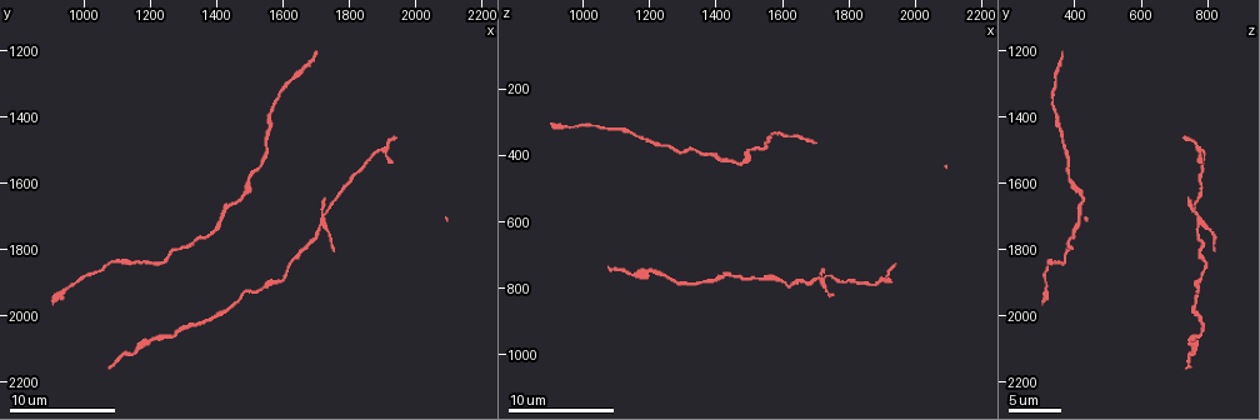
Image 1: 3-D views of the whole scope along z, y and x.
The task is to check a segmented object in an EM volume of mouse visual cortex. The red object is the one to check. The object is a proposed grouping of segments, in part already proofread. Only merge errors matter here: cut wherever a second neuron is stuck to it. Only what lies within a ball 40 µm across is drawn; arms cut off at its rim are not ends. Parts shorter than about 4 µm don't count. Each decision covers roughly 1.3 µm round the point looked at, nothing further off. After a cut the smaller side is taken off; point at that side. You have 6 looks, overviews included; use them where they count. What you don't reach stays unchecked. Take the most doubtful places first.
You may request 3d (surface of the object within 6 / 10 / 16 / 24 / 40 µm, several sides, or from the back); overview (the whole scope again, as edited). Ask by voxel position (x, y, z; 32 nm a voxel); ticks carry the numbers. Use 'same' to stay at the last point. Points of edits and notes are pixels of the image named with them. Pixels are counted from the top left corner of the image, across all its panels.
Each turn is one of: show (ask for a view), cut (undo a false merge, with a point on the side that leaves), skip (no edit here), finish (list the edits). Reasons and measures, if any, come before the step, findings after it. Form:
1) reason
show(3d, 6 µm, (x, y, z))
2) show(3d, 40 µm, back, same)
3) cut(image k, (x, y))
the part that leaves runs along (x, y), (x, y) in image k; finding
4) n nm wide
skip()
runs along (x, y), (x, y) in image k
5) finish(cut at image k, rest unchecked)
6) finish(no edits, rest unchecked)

thin neck
show(3d, 10 µm, (1710, 1750, 770))

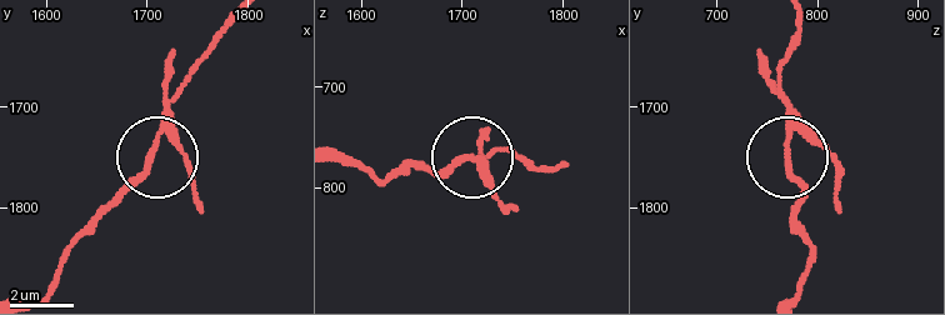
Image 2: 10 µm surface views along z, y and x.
show(3d, 10 µm, back, (1706, 1742, 768))

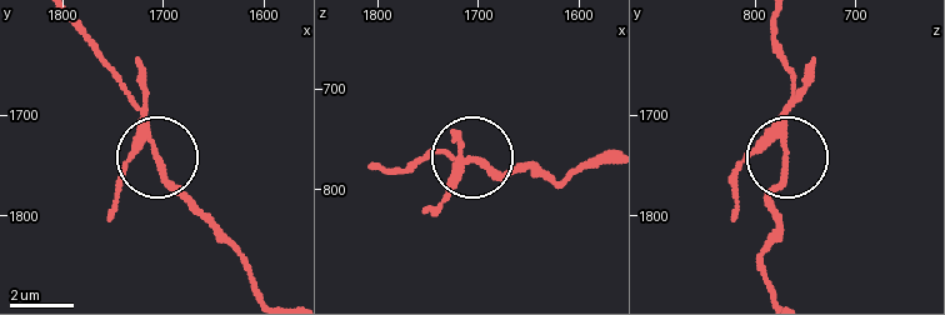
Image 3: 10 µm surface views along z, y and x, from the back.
3 arms
cut(image 3, (141, 84))
the part that leaves runs along (146, 125), (109, 216) in image 3; a second neuron is stuck on

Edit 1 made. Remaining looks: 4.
sudden change in width
show(3d, 10 µm, (1600, 1880, 770))

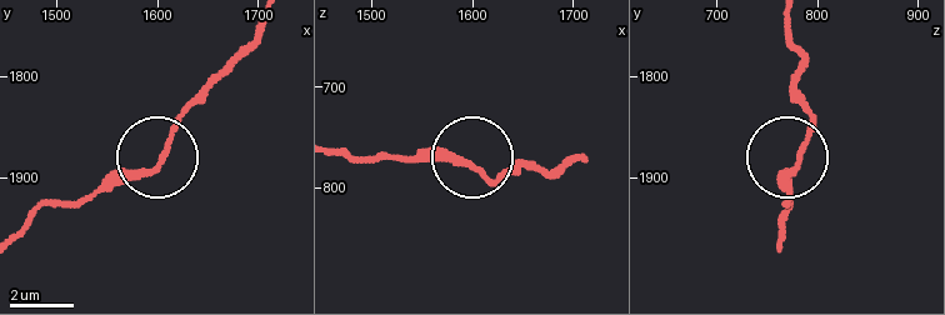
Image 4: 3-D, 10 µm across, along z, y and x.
other side
show(3d, 10 µm, back, (1604, 1886, 782))

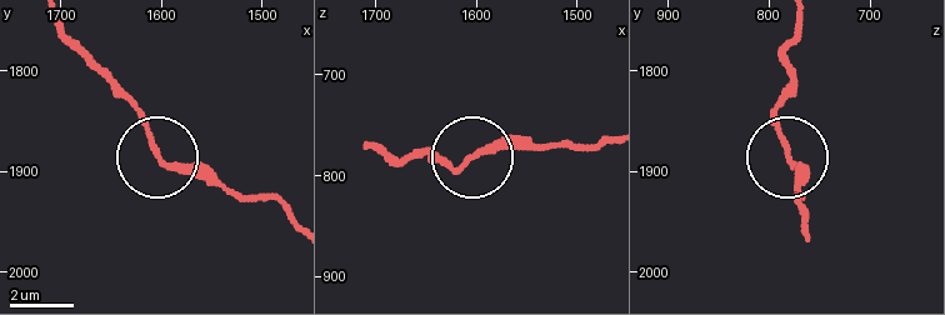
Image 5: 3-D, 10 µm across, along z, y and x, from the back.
skip()
runs along (368, 143), (461, 168), (488, 151), (566, 143) in image 5; all the same neuron

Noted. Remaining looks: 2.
show(3d, 10 µm, (1230, 2060, 750))

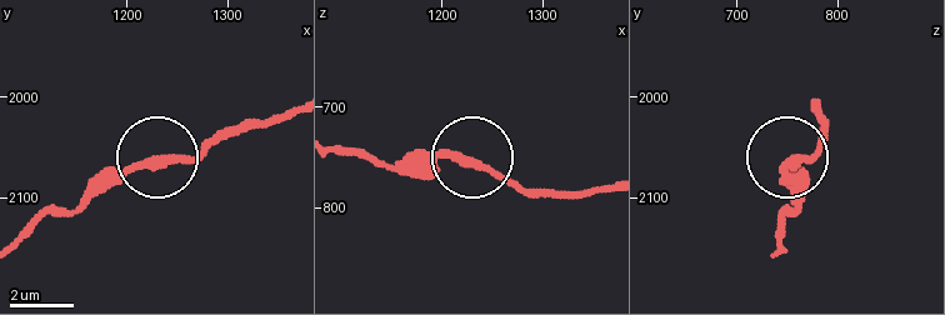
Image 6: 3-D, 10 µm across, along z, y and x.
skip()
all the same neuron

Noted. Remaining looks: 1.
finish(cut at image 3, rest unchecked)

